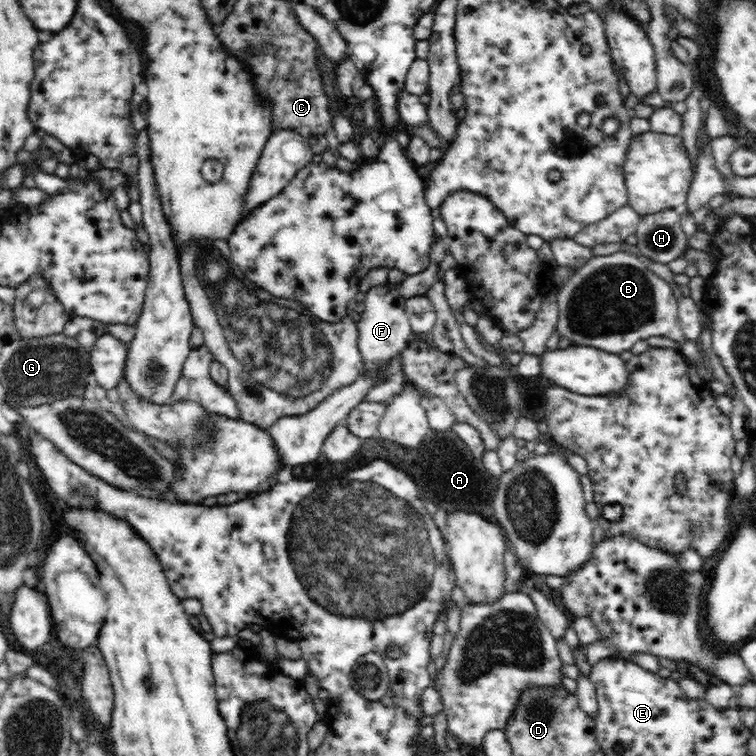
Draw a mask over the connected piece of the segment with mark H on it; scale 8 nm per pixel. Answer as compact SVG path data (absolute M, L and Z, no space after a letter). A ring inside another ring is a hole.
M674 209L643 215L635 235L640 252L660 264L683 256L689 244L686 233L680 227L680 214Z

